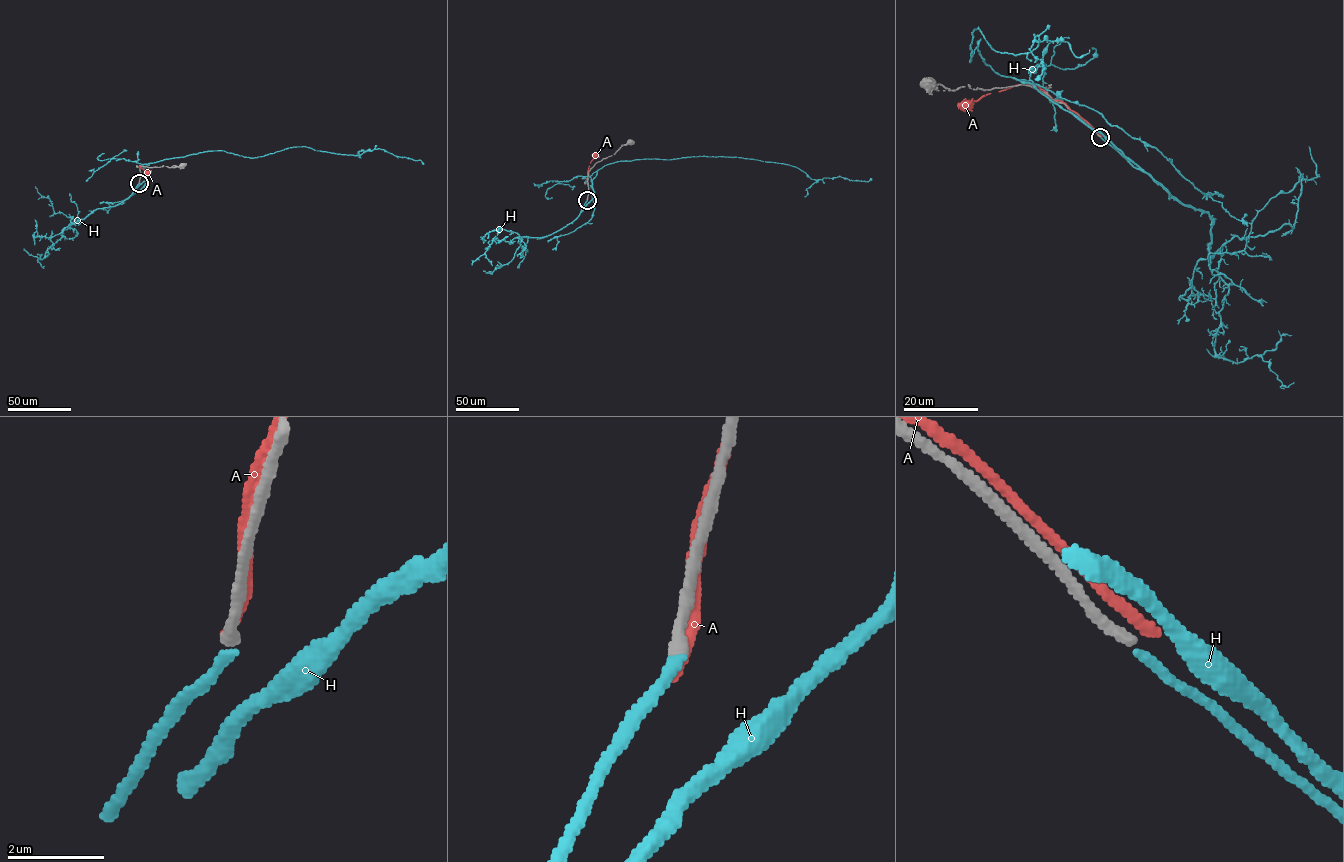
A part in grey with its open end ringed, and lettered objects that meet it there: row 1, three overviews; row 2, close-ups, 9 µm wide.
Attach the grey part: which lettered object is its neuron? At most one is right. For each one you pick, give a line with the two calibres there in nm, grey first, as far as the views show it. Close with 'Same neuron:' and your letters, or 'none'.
H: calibres 240 and 220 nm
Same neuron: H

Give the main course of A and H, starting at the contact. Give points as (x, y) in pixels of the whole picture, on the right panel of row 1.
A: (1100, 135), (1064, 103), (1054, 100), (1036, 86), (1014, 85), (966, 103)
H: (1100, 137), (1137, 166), (985, 63), (980, 40), (970, 62), (972, 32), (1019, 55), (1039, 37), (1037, 81)

